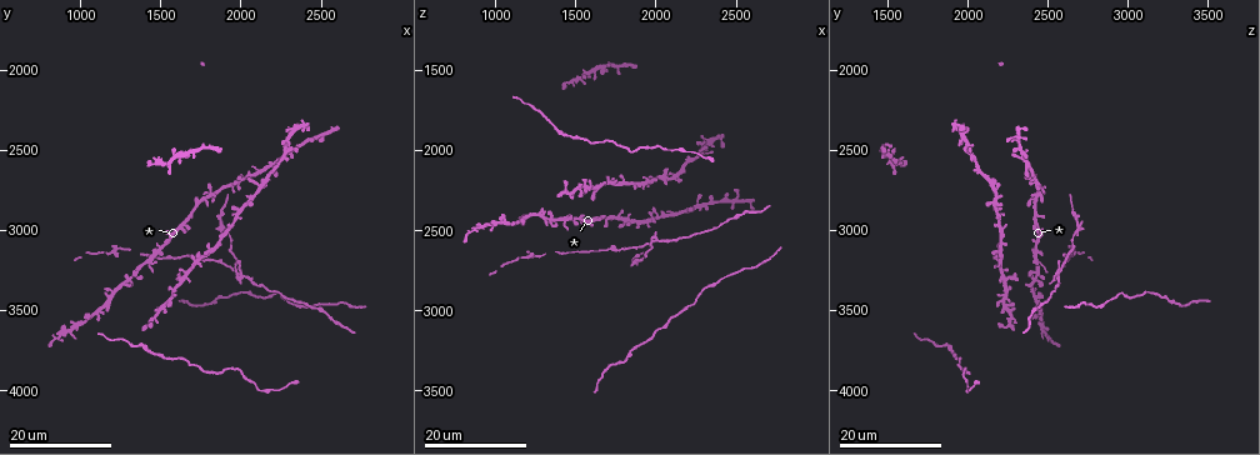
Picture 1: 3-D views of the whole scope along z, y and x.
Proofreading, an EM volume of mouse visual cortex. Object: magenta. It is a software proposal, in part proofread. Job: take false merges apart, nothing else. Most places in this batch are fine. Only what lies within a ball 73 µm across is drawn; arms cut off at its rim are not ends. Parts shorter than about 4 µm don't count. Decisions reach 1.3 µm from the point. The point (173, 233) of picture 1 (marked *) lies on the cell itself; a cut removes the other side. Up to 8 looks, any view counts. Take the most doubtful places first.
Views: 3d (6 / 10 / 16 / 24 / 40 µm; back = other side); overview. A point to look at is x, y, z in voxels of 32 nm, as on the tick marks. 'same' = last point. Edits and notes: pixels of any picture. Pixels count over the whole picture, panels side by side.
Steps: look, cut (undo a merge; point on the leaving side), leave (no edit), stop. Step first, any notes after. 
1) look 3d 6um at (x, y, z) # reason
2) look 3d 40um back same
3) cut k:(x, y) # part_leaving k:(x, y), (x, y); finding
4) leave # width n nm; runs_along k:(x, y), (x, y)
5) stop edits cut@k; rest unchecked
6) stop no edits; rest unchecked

look 3d 24um at (1960, 3240, 2580) # two arms in line, one across

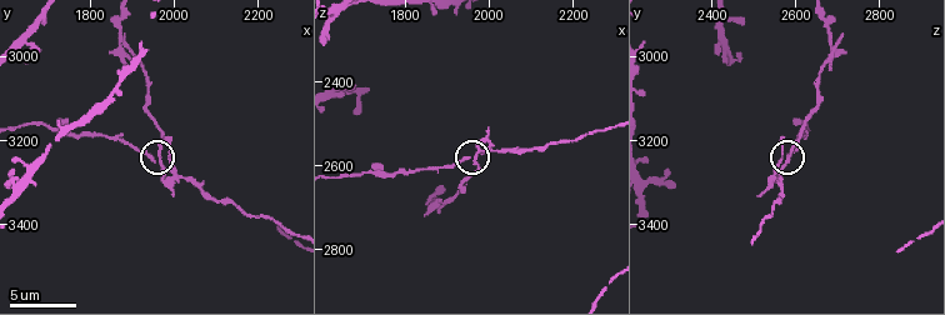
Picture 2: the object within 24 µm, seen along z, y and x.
look 3d 10um at (1955, 3245, 2575)

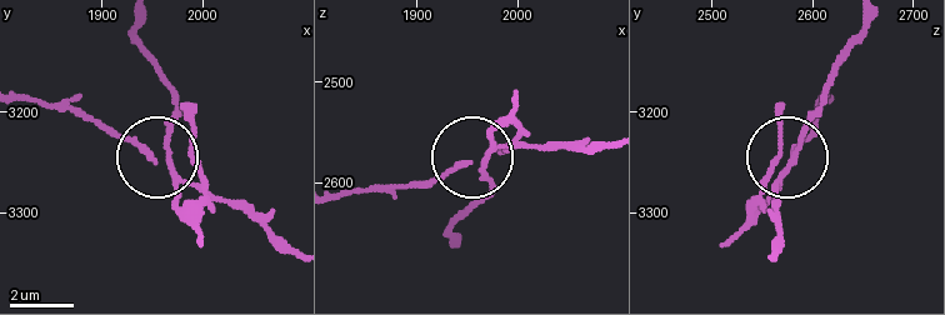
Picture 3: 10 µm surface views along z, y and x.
cut 3:(196, 136) # width 150 nm; part_leaving 3:(174, 175), (166, 154), (174, 98), (134, 25); two cells meet here

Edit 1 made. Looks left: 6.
look 3d 16um at (1440, 3200, 2440) # four arms meet

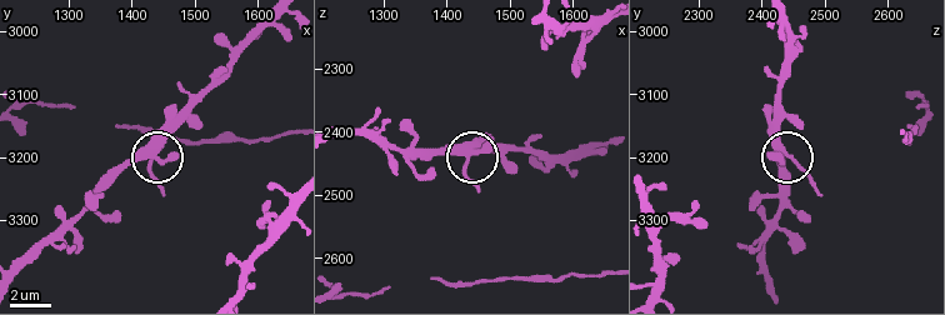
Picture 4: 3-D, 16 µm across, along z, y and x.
look 3d 6um at (1425, 3195, 2435)

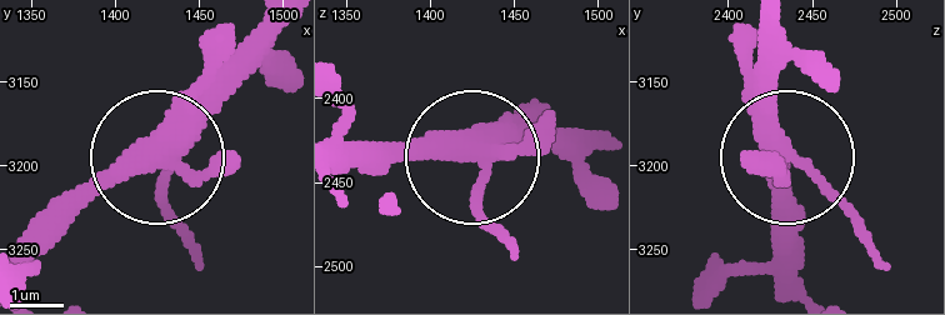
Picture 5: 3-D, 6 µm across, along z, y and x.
look 3d 6um back at (1428, 3198, 2436)

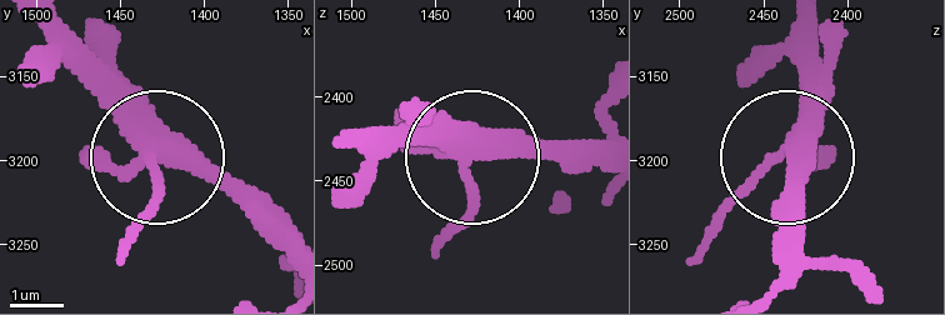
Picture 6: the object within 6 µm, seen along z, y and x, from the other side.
leave # width 360 nm; runs_along 6:(36, 29), (144, 150), (211, 178), (291, 258); all the same cell

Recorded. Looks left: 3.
look 3d 24um at (2160, 2720, 2160) # arms part here

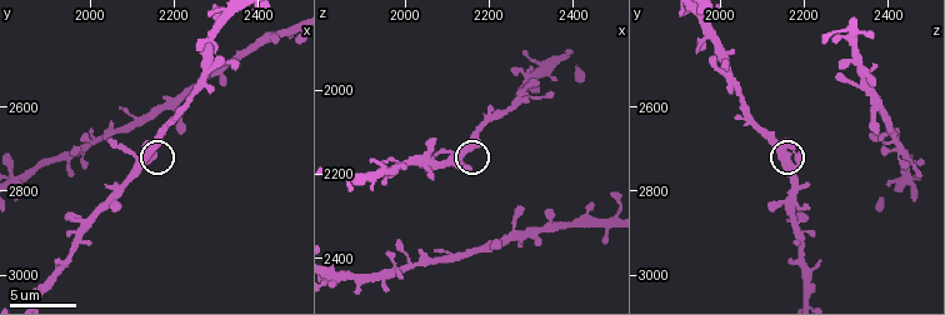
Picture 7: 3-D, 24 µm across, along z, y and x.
look 3d 10um at (2135, 2720, 2140) # zoom in

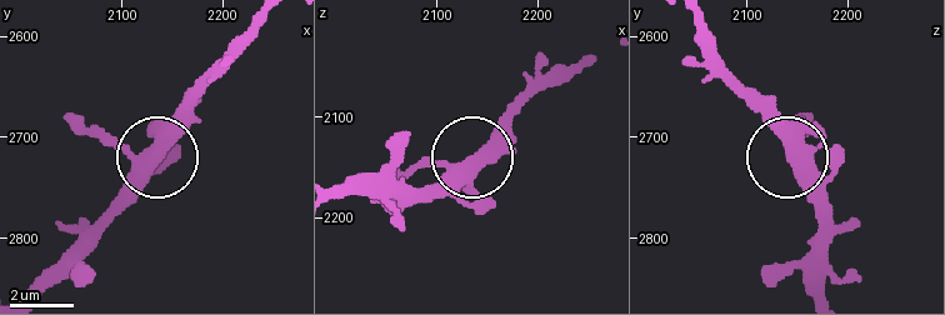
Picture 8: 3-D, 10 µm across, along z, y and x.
look 3d 6um at (2136, 2716, 2146)

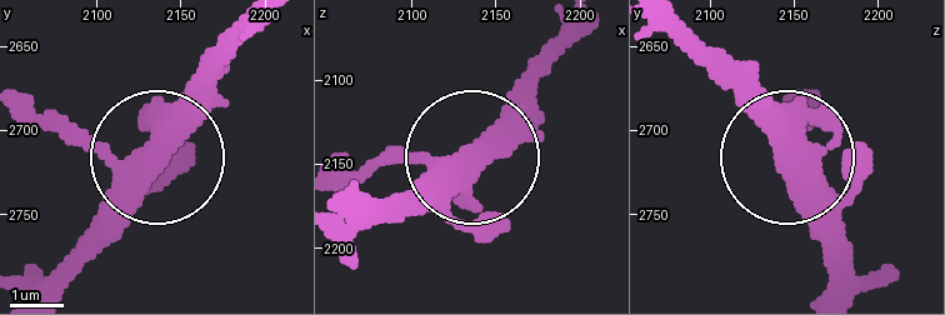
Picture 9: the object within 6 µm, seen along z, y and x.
leave # side_arm 54 um; continuous, no second cell

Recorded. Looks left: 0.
stop edits cut@3; rest unchecked

